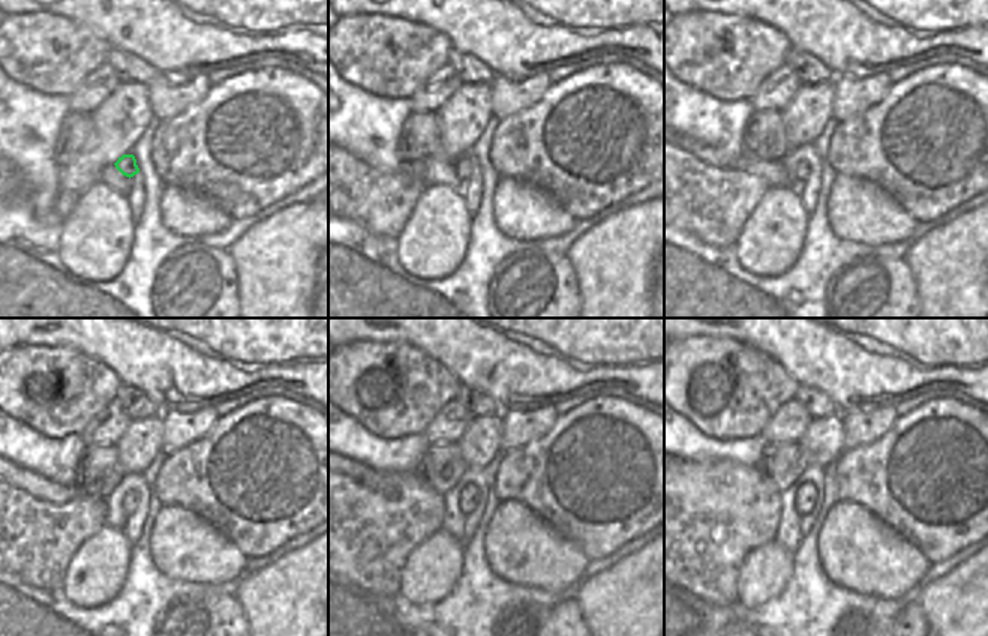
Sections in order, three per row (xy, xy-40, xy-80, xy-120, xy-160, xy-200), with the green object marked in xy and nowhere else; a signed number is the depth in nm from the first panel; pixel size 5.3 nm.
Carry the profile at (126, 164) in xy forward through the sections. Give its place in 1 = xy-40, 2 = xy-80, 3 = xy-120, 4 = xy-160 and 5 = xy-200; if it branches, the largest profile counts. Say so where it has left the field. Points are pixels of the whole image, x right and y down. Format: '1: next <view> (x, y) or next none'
1: next xy-40 (464, 167)
2: next xy-80 (802, 168)
3: next xy-120 (131, 501)
4: next xy-160 (470, 497)
5: next xy-200 (805, 497)

